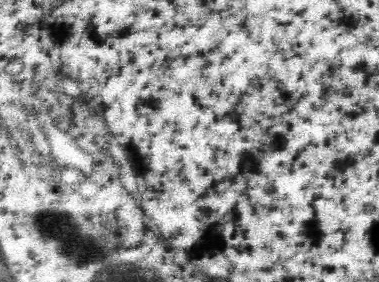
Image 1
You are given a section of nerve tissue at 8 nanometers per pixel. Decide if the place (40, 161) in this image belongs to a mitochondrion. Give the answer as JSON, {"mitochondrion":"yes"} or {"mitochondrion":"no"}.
{"mitochondrion":"yes"}

